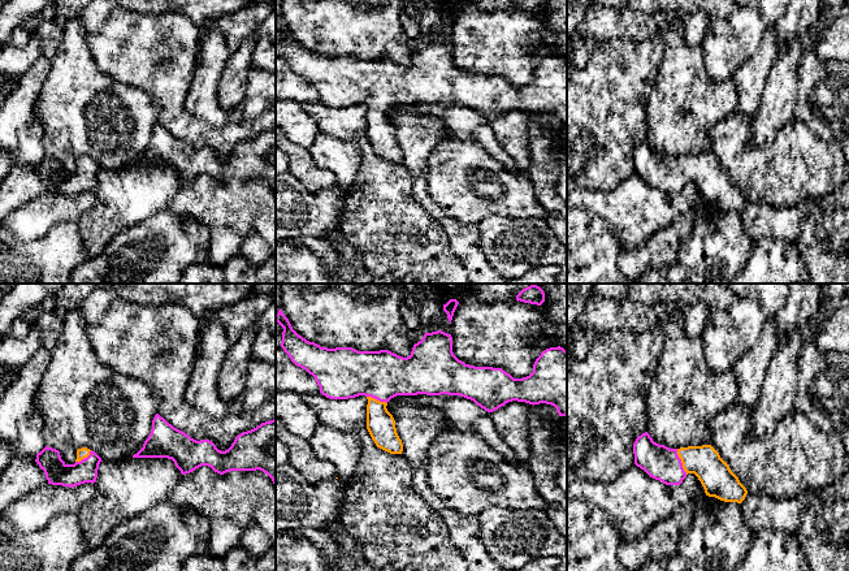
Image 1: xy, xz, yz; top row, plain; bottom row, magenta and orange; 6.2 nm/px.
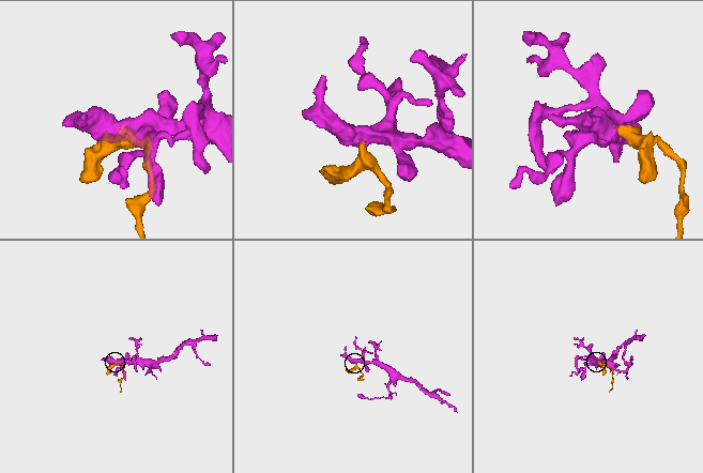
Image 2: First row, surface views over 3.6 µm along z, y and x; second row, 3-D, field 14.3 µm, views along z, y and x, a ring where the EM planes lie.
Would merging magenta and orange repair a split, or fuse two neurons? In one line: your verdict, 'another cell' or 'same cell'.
same cell

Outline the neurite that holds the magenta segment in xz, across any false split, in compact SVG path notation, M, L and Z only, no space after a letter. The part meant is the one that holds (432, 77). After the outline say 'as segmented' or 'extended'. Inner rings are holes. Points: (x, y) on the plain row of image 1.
M282 17L276 23L276 30L283 36L281 56L295 74L315 86L322 104L330 108L367 105L367 138L376 155L390 163L403 160L395 129L386 117L387 111L397 104L460 104L488 121L512 109L533 114L546 112L554 114L559 125L567 124L567 60L560 55L542 60L529 85L514 87L502 77L475 75L459 69L452 61L451 43L442 39L425 42L423 48L413 53L411 64L403 66L389 59L358 60L352 56L321 56L299 44Z | extended

